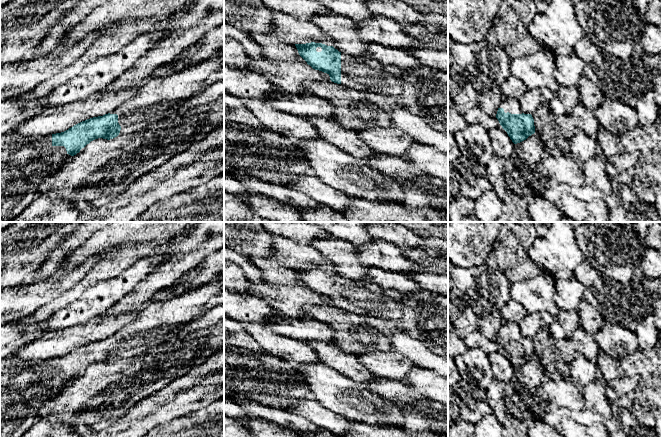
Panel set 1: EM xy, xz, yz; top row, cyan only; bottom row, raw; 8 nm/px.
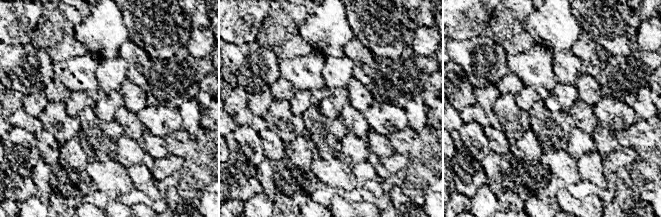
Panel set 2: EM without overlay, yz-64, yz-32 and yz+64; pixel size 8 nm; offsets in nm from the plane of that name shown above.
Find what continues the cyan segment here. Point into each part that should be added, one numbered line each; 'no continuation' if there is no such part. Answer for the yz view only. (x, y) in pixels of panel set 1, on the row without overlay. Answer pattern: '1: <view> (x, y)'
1: yz (511, 329)

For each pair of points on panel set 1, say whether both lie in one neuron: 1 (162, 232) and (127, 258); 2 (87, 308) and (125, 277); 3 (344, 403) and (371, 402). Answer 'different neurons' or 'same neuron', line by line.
1: same neuron
2: same neuron
3: same neuron

